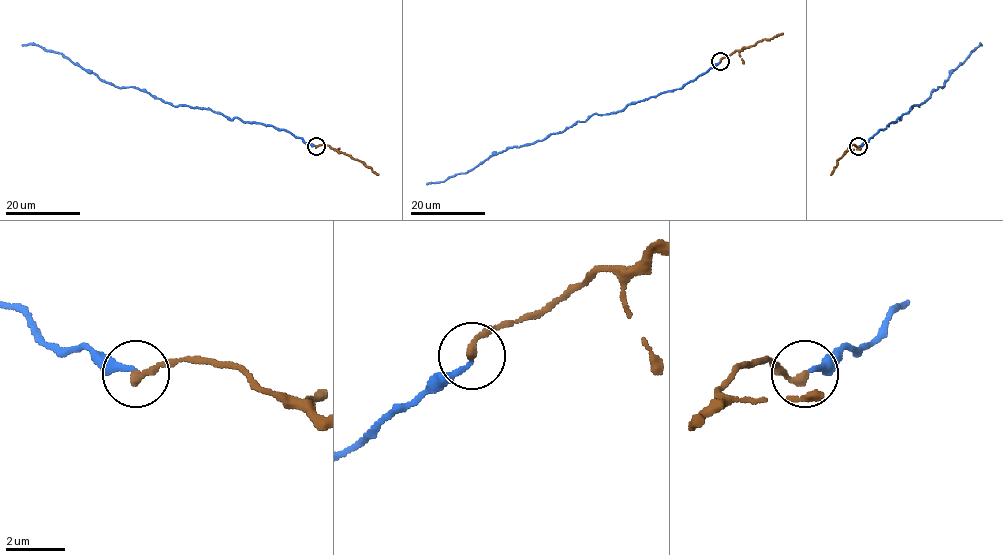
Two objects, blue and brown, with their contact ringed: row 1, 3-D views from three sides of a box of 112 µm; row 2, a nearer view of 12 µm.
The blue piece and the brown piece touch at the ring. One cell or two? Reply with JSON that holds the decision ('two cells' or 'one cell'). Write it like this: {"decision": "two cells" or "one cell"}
{"decision": "one cell"}

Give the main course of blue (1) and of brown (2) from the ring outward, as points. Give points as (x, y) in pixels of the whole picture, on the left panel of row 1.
1: (315, 145), (275, 127), (119, 88), (61, 53), (22, 45)
2: (315, 146), (327, 144), (362, 161), (379, 174)

